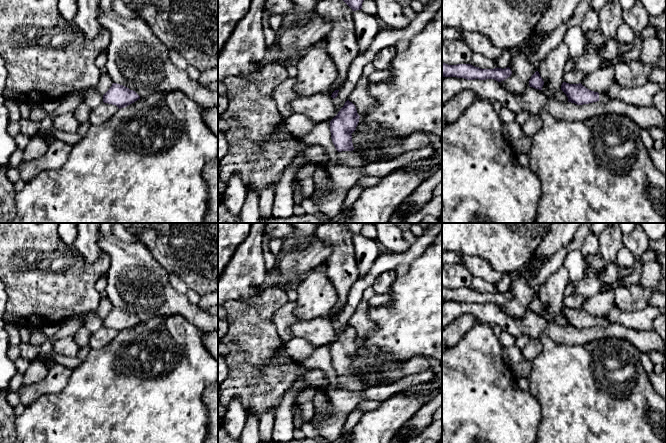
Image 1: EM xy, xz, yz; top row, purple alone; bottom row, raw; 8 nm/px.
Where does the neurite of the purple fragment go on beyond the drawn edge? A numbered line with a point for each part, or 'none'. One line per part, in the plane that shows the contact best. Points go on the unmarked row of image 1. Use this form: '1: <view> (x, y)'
1: xz (348, 382)

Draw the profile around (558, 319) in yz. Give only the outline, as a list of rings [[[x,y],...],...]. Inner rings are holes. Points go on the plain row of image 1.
[[[542,312],[542,315],[550,322],[550,323],[556,323],[561,326],[568,326],[568,321],[566,318],[560,314],[560,315],[549,315],[547,312]]]

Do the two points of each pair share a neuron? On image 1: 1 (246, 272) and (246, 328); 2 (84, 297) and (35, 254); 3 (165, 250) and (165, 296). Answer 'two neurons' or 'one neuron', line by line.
1: two neurons
2: one neuron
3: two neurons

